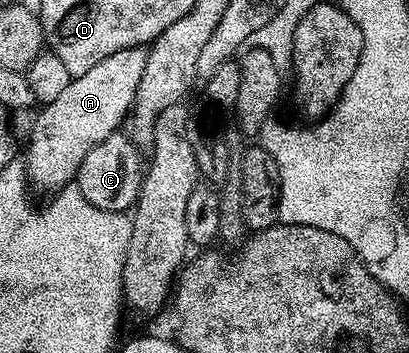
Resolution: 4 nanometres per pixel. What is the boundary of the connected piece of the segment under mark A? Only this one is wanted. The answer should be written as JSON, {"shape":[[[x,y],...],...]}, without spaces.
{"shape":[[[141,46],[112,52],[112,56],[100,60],[100,64],[88,68],[88,72],[71,77],[64,93],[41,107],[42,111],[34,118],[30,143],[24,154],[26,177],[35,191],[57,192],[69,187],[77,179],[84,156],[88,156],[100,140],[119,133],[121,126],[118,125],[127,121],[136,88],[140,88],[146,55]]]}

